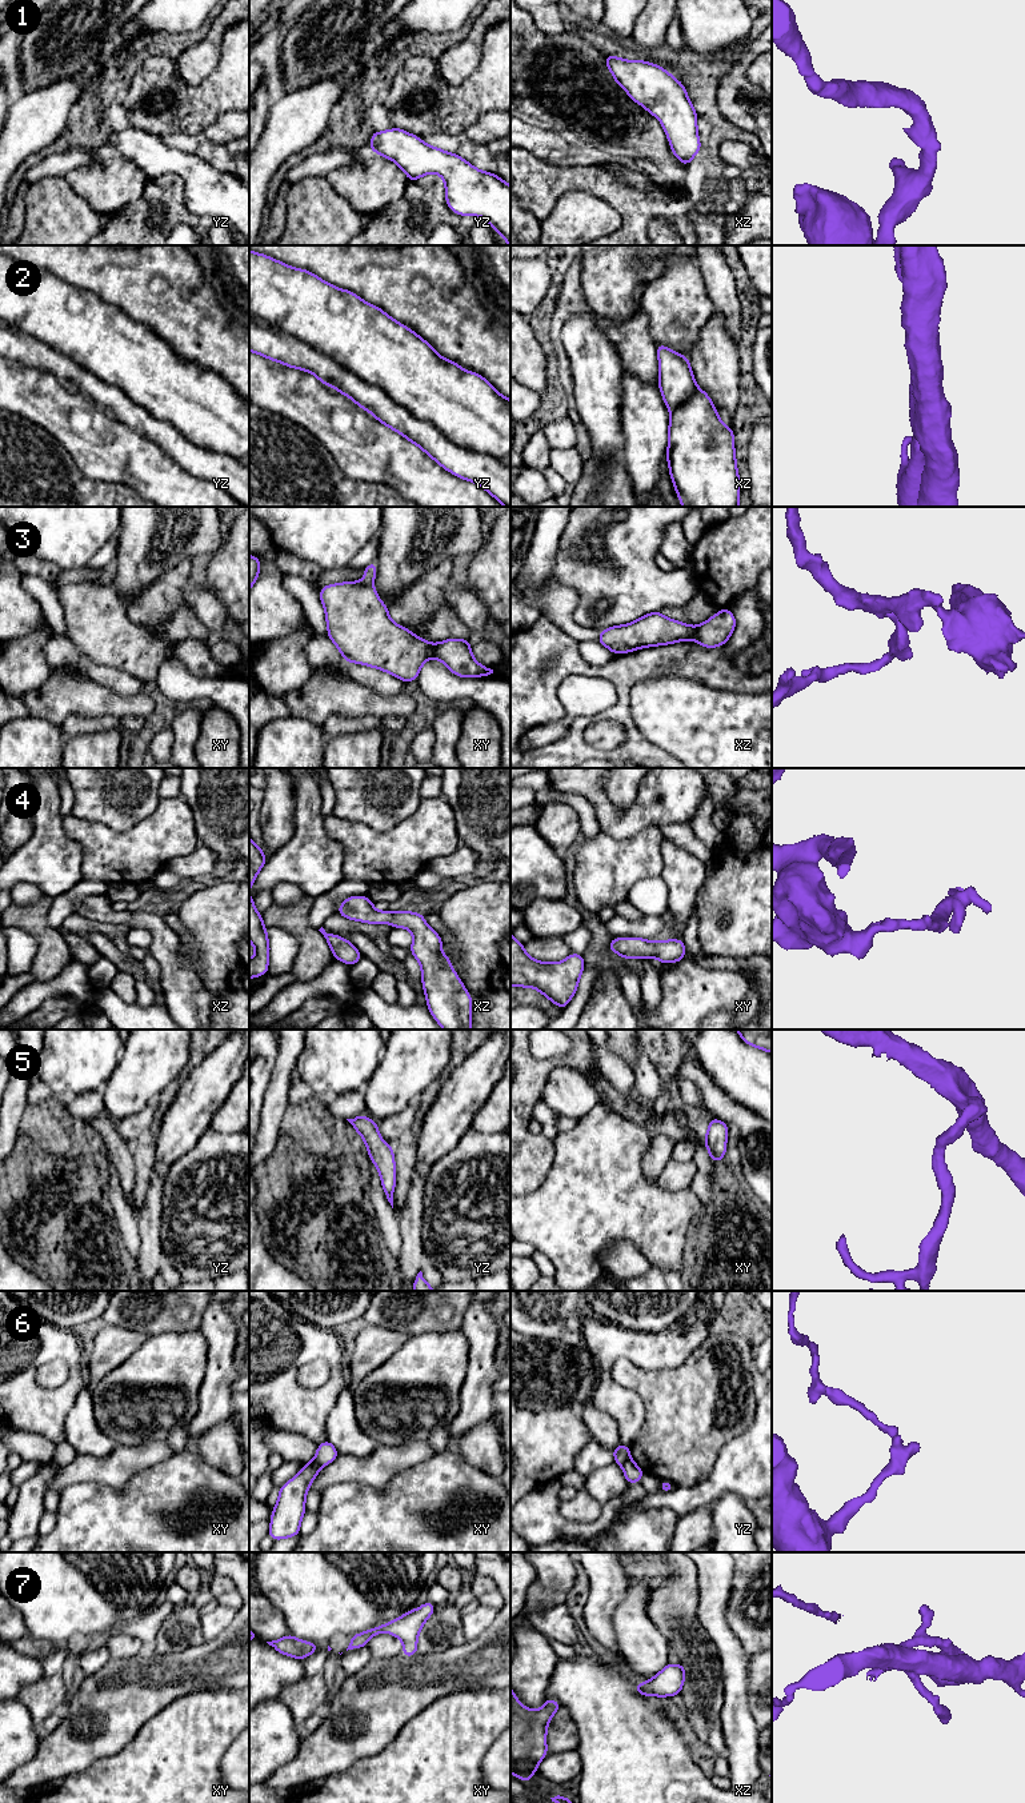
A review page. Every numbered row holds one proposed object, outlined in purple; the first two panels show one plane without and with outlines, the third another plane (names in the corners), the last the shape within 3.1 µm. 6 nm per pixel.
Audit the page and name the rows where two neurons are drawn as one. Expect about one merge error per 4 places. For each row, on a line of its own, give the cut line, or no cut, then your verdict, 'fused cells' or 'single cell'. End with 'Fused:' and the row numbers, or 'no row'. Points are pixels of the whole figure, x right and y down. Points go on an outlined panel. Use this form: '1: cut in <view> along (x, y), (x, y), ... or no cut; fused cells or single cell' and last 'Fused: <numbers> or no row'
1: no cut; single cell
2: cut in yz along (249, 312), (375, 384), (456, 444), (503, 460); fused cells
3: cut in xy along (435, 644), (432, 655); fused cells
4: no cut; single cell
5: no cut; single cell
6: cut in xy along (312, 1460), (321, 1466); fused cells
7: no cut; single cell
Fused: 2, 3, 6

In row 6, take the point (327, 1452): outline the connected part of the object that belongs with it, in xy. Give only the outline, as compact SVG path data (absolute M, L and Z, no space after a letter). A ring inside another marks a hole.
M325 1440L319 1444L313 1462L319 1463L321 1467L332 1463L339 1456L336 1447Z

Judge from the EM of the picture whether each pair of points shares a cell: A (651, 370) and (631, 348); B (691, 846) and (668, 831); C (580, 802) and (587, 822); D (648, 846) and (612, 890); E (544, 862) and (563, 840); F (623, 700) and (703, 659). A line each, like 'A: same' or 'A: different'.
A: same
B: same
C: same
D: same
E: different
F: same

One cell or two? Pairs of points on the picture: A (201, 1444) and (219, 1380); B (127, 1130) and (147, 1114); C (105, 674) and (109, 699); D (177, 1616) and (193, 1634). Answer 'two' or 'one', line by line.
A: two
B: one
C: two
D: one

